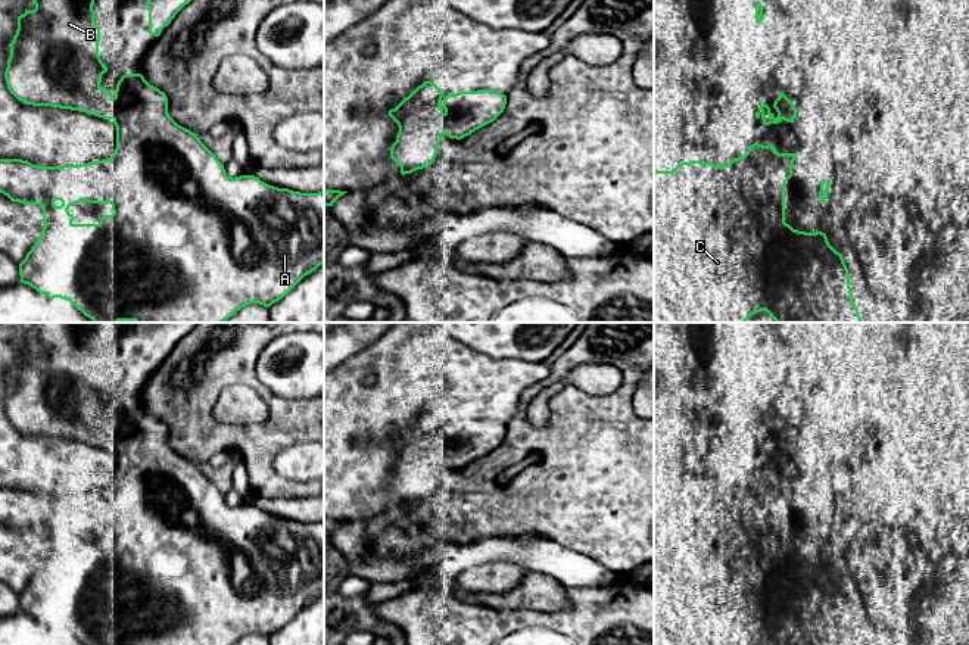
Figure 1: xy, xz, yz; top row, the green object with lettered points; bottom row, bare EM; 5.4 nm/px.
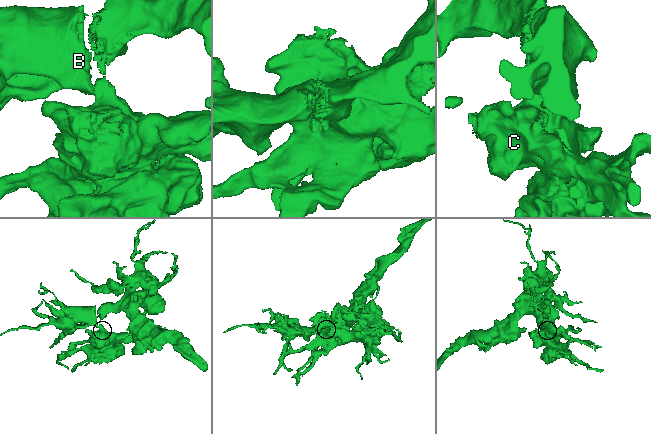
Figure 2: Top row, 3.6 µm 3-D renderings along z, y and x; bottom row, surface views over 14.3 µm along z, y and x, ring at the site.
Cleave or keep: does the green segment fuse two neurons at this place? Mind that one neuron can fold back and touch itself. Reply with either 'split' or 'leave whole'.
leave whole

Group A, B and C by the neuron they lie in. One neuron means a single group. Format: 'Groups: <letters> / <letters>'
Groups: A B C

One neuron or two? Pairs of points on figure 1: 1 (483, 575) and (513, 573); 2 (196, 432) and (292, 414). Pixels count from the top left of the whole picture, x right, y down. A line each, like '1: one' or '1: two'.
1: one
2: one

